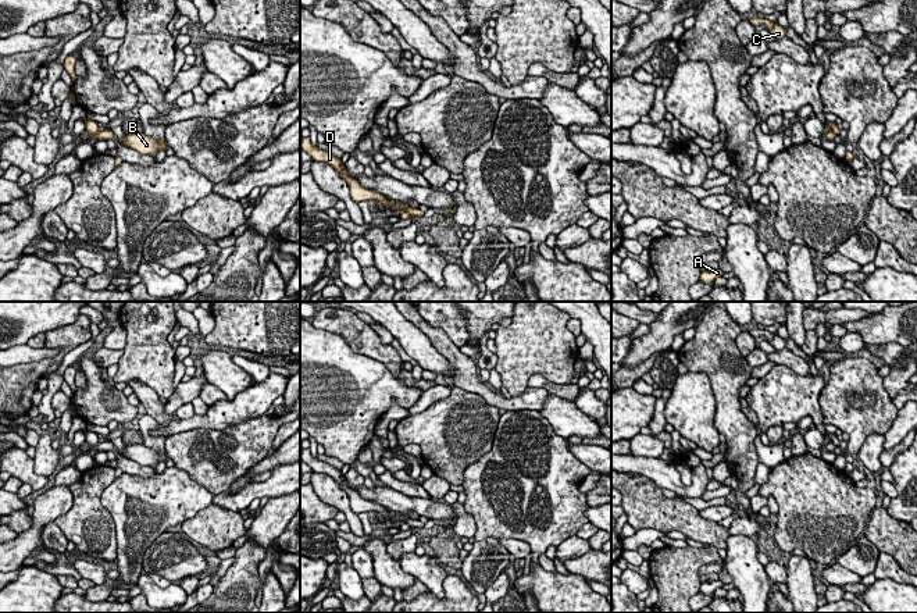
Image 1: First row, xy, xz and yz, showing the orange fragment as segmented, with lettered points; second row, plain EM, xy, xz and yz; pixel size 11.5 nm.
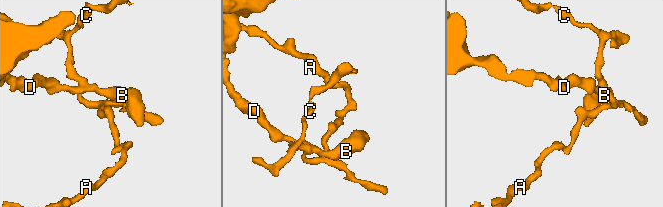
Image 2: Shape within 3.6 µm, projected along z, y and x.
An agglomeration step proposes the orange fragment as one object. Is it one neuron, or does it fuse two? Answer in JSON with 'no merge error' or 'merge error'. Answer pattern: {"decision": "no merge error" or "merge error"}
{"decision": "merge error"}

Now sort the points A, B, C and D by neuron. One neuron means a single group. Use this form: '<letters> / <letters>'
A C / B D

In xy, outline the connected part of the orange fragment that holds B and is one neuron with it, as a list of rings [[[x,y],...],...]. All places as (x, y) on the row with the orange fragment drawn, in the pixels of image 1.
[[[143,132],[129,133],[125,135],[122,139],[118,138],[118,140],[126,147],[131,147],[142,154],[149,154],[154,157],[160,150],[165,150],[168,147],[165,139],[160,142],[144,135]]]

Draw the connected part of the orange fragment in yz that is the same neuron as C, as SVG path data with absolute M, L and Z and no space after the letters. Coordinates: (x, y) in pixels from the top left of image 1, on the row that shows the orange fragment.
M761 15L753 18L753 19L747 19L753 26L757 26L760 24L766 24L766 28L777 38L777 39L782 39L786 36L785 28L782 28L778 24L771 22L770 19L763 19Z

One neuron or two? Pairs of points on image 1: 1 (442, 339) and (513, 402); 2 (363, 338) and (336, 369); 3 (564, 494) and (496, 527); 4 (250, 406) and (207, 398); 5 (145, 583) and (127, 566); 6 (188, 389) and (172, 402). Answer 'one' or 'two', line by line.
1: one
2: two
3: one
4: two
5: two
6: one

